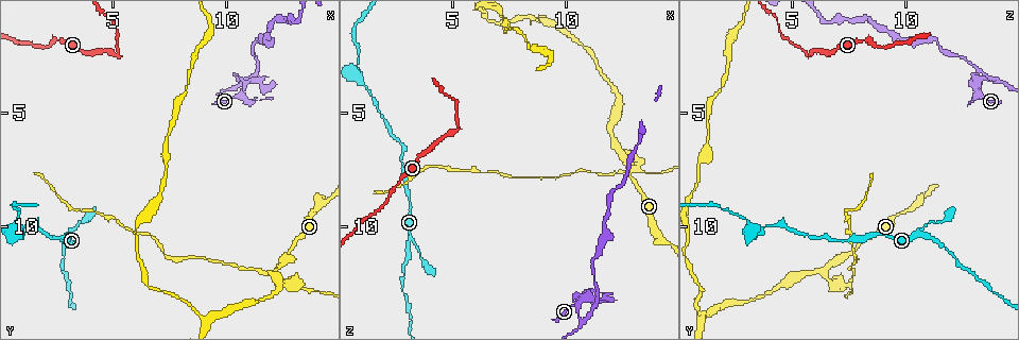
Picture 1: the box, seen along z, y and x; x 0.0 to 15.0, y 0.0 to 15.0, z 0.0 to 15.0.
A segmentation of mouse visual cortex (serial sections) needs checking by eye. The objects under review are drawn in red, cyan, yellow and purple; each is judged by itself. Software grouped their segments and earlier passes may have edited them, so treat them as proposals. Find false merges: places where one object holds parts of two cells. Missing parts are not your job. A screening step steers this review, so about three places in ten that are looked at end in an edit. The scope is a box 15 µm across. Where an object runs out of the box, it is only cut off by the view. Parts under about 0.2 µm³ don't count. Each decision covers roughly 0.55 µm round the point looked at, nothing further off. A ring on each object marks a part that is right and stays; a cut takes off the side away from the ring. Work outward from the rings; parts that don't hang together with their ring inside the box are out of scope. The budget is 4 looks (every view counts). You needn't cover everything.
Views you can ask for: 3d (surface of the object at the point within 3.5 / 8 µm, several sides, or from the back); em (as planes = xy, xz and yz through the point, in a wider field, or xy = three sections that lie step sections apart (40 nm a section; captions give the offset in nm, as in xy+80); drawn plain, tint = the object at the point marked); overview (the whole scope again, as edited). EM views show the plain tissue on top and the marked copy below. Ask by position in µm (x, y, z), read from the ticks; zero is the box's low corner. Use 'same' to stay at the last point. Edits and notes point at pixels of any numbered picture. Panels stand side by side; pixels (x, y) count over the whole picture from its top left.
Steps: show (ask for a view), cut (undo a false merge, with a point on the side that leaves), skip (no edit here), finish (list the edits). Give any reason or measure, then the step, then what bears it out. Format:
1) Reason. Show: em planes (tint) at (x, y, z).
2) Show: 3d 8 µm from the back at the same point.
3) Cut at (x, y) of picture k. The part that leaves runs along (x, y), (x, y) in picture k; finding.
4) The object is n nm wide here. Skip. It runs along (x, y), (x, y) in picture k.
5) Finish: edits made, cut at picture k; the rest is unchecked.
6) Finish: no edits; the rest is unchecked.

Show: 3d 3.5 µm at (10.7, 3.6, 14.1).

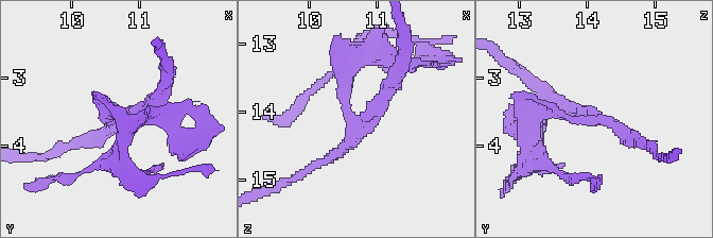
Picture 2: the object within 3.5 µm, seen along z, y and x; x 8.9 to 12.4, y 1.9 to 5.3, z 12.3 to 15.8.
3 arms meet here; the arms are 150, 200, 200 nm wide; now the EM. Show: em xy step 3 (tint) at (10.65, 3.65, 14.10).

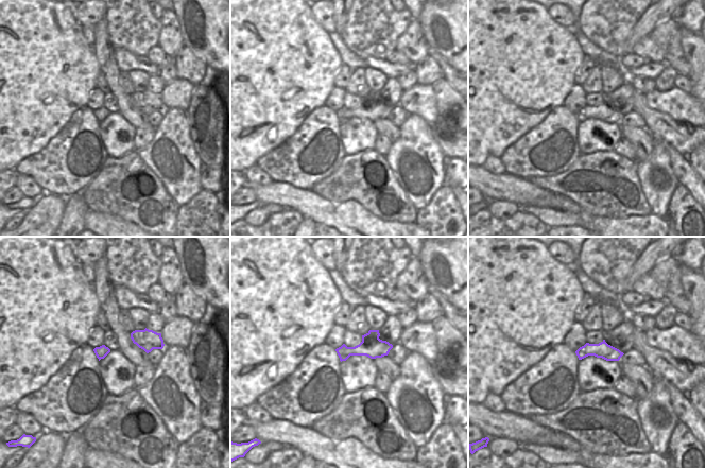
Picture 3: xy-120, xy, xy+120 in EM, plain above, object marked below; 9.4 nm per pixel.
The object is 220 nm wide here. Skip. It runs along (123, 117), (156, 101) in picture 2; continuous, no second cell.

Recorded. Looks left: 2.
Show: 3d 3.5 µm at (12.3, 11.7, 6.7).

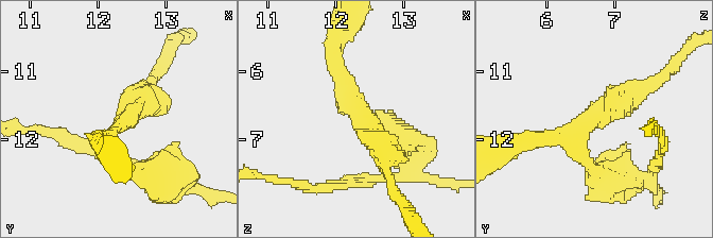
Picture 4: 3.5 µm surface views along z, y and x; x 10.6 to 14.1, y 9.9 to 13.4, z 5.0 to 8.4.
Need the tissue. Show: em xy step 2 (tint) at (12.40, 11.70, 6.70).

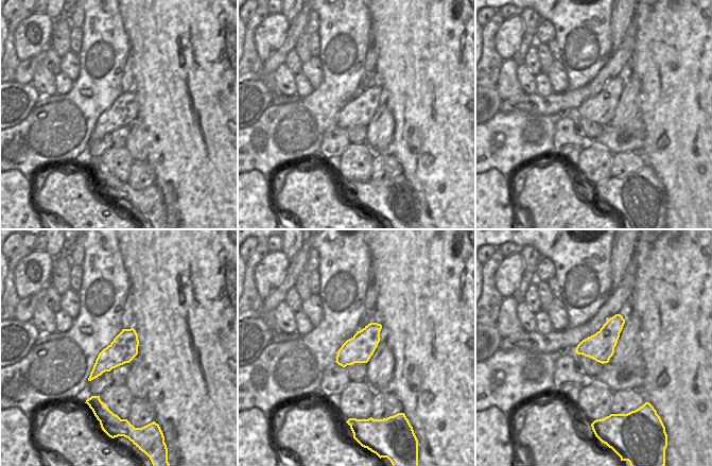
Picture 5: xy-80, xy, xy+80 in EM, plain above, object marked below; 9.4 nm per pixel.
The arms are 150, 200, 300 nm wide. Skip. Continuous, no second cell.

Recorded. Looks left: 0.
Finish: no edits; the rest is unchecked.

